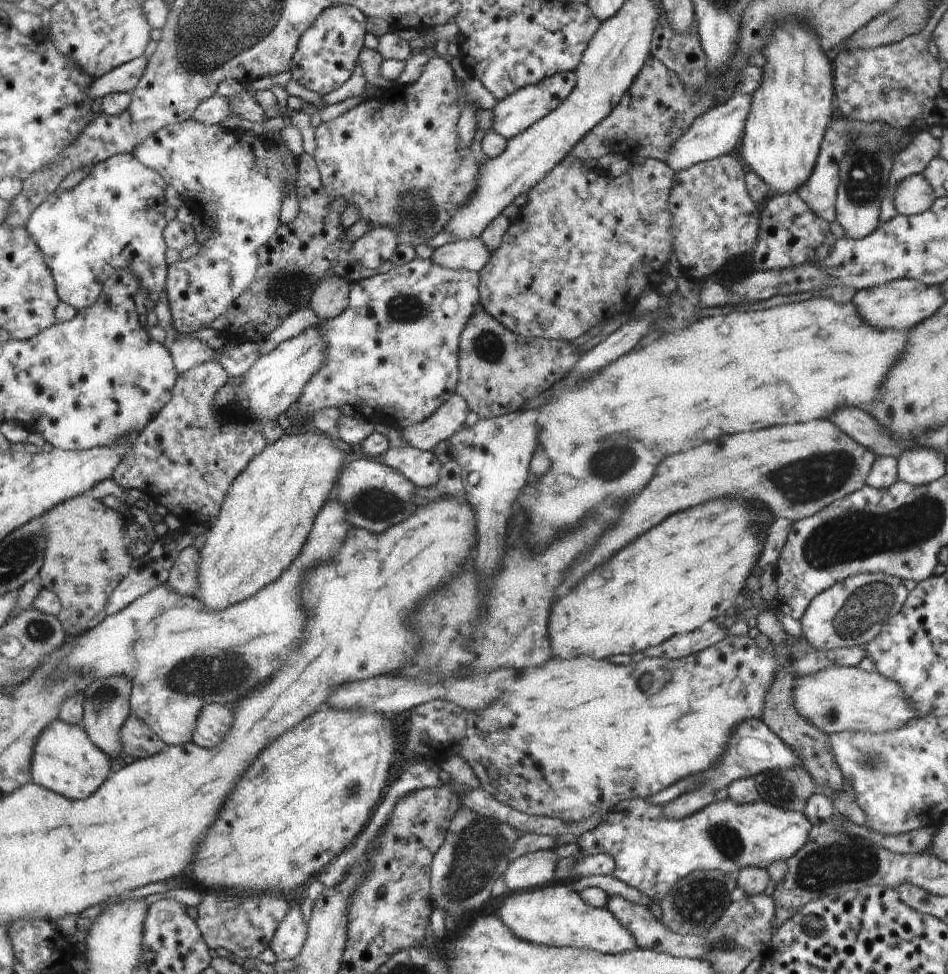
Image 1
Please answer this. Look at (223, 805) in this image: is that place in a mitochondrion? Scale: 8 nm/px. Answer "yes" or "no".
no

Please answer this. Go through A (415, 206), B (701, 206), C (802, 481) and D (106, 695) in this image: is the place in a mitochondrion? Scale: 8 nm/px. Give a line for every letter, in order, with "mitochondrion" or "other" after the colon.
A: mitochondrion
B: mitochondrion
C: mitochondrion
D: mitochondrion

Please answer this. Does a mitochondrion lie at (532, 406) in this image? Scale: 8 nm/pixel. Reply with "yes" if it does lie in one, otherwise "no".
no

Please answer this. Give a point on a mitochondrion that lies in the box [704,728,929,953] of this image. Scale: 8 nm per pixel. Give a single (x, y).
(827, 866)

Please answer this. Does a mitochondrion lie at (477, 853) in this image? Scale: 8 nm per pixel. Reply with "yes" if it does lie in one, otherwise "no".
yes

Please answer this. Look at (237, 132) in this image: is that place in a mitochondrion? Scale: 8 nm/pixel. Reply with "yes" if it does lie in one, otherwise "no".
no

